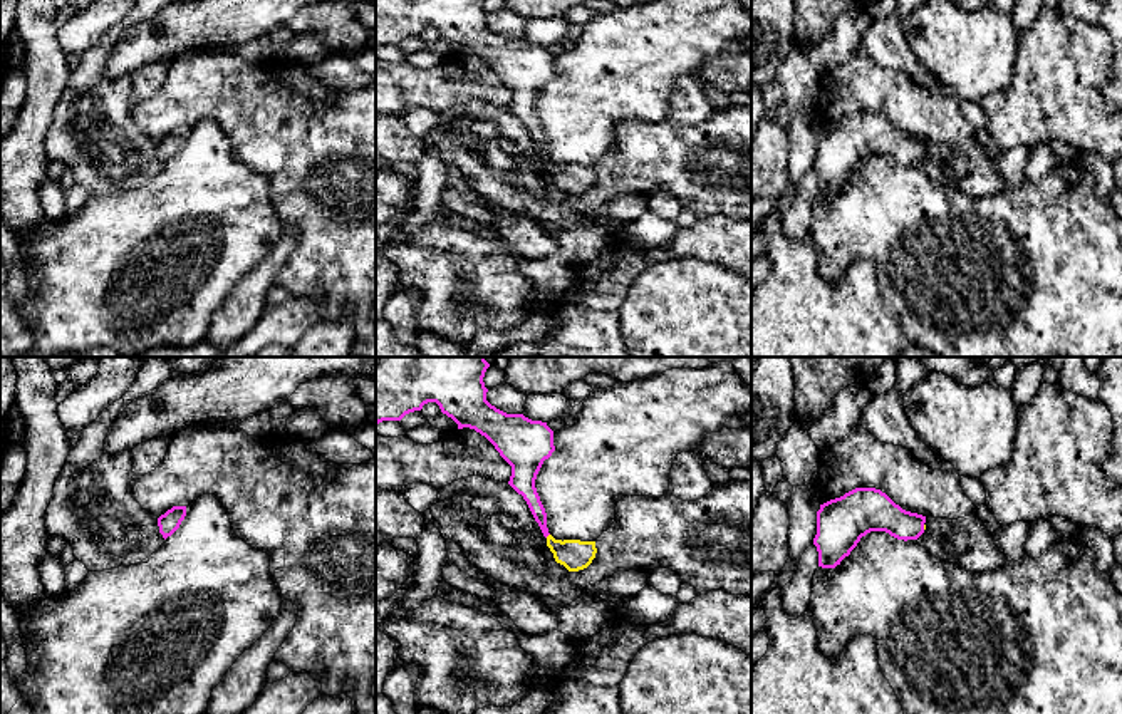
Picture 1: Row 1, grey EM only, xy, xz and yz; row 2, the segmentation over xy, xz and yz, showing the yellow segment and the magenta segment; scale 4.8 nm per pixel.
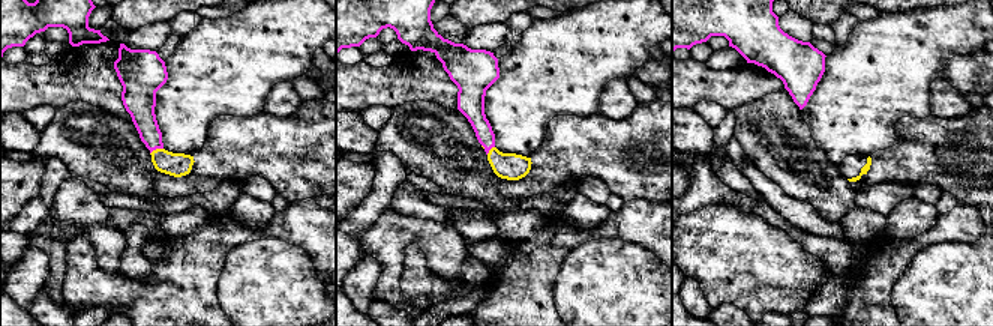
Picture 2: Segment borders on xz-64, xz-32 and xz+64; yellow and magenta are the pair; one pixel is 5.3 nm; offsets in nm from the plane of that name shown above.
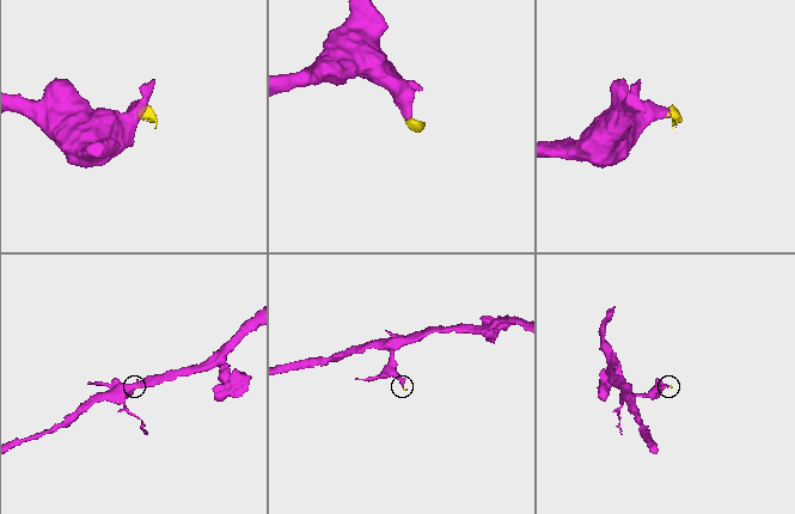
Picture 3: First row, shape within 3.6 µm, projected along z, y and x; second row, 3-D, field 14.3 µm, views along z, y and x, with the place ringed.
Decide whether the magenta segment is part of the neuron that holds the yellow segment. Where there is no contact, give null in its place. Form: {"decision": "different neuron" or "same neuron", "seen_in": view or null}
{"decision": "same neuron", "seen_in": "yz"}

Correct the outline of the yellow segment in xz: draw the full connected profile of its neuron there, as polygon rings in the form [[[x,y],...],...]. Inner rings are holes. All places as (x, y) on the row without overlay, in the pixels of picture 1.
[[[376,0],[376,50],[382,45],[401,45],[406,39],[421,35],[424,28],[436,27],[443,39],[451,42],[458,54],[470,52],[485,60],[500,80],[512,91],[508,109],[523,121],[538,147],[547,171],[557,188],[569,196],[587,193],[595,183],[595,166],[555,164],[547,153],[547,137],[535,112],[537,99],[545,84],[555,75],[553,55],[542,45],[523,39],[506,39],[486,25],[485,0]]]

